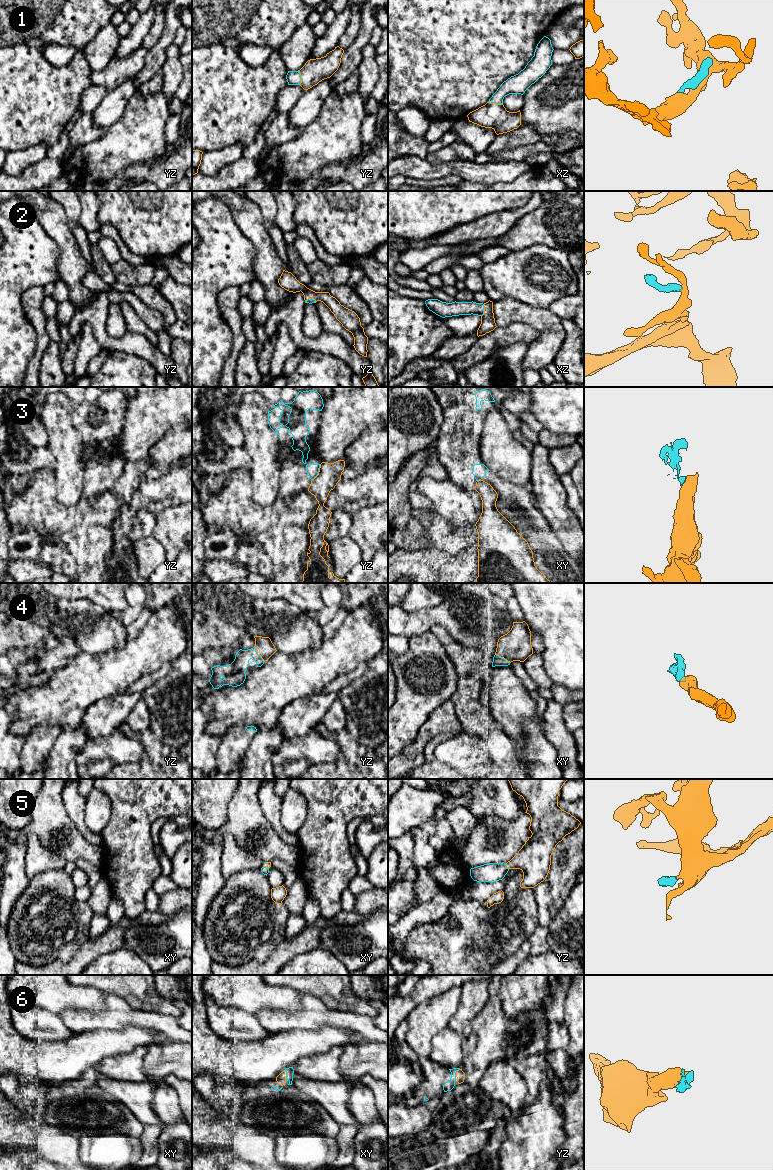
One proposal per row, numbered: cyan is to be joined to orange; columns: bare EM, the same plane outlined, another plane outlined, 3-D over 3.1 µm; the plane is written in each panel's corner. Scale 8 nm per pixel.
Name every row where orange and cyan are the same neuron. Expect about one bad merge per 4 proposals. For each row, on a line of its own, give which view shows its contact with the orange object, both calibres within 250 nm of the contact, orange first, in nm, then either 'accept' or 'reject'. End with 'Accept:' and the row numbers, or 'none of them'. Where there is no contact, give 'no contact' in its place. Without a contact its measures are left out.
1: meets orange in yz; 190 nm thick on the orange side, 110 nm on the other; accept
2: meets orange in xz; 120 nm thick on the orange side, 110 nm on the other; accept
3: meets orange in yz; 180 nm thick on the orange side, 100 nm on the other; reject
4: meets orange in yz; 150 nm thick on the orange side, 180 nm on the other; accept
5: meets orange in yz; 280 nm thick on the orange side, 160 nm on the other; accept
6: meets orange in xy; 80 nm thick on the orange side, 60 nm on the other; accept
Accept: 1, 2, 4, 5, 6

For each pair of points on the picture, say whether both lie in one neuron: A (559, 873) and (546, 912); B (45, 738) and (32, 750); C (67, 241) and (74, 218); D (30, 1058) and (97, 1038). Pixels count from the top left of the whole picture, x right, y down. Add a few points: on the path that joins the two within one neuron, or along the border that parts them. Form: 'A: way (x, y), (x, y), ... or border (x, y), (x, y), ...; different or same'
A: way (558, 883), (550, 895), (549, 902); same
B: way (42, 740), (35, 747); same
C: border (62, 207), (80, 251); different
D: way (47, 1058), (71, 1058), (80, 1052); same

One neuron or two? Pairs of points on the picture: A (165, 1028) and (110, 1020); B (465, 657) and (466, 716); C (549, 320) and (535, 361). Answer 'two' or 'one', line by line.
A: one
B: one
C: two

